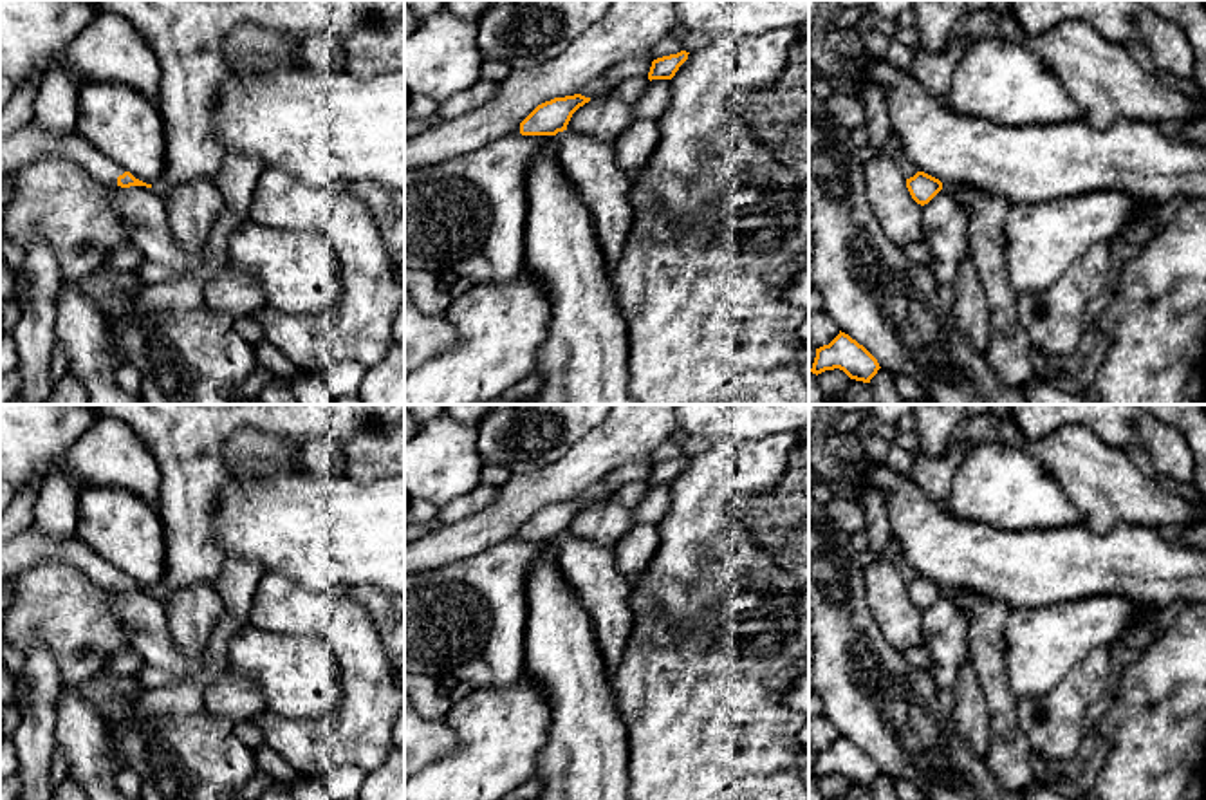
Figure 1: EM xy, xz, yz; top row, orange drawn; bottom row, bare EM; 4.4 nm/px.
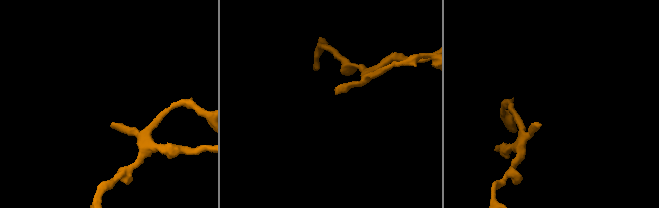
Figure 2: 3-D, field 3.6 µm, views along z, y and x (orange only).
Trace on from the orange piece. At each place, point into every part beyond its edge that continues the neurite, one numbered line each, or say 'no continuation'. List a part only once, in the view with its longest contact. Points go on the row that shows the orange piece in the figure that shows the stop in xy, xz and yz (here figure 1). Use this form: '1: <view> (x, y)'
1: xy (29, 143)

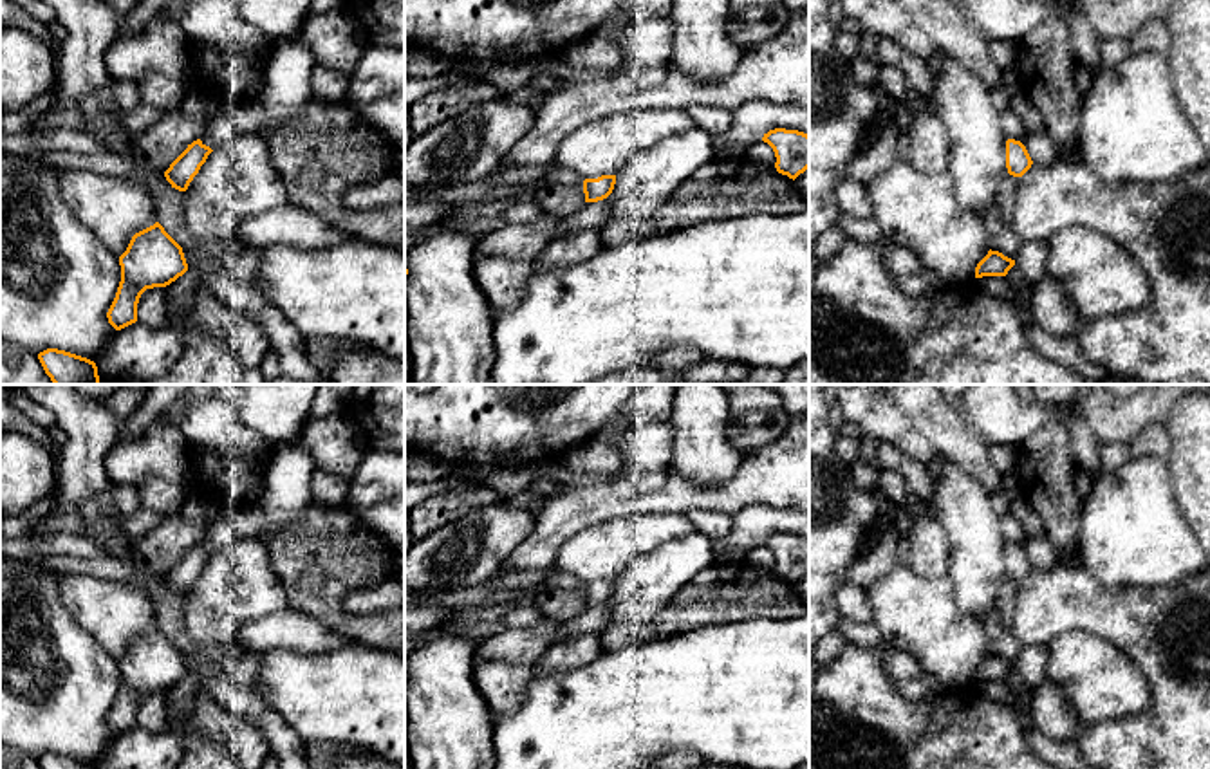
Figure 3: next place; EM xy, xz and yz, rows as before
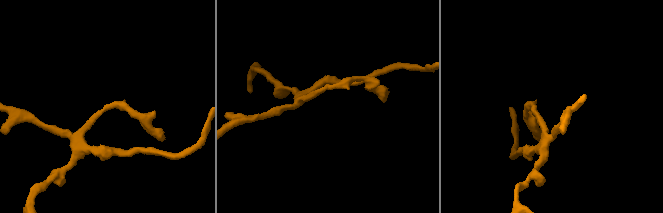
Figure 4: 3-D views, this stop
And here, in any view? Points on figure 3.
no continuation

